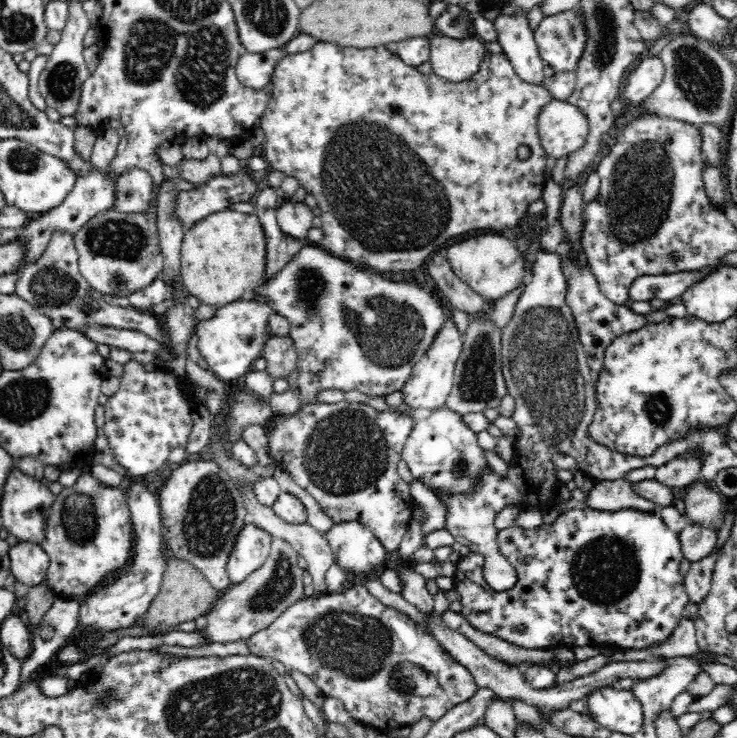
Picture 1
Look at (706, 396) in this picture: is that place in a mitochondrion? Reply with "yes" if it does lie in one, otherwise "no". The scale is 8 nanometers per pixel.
no

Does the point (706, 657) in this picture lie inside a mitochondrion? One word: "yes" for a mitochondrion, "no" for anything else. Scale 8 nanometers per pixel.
no

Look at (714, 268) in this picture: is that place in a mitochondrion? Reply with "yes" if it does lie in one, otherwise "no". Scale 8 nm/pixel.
no

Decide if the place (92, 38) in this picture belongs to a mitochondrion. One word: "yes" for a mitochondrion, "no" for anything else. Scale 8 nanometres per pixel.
no

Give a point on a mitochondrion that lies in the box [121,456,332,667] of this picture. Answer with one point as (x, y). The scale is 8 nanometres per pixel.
(211, 517)

